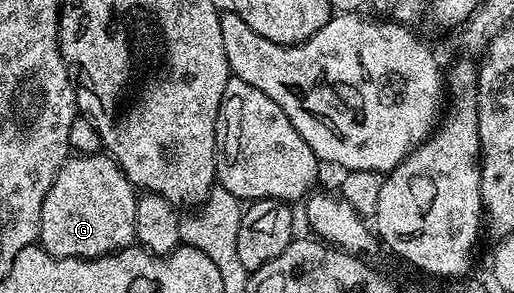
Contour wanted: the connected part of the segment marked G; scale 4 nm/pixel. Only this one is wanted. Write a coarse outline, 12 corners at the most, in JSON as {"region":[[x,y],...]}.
{"region":[[111,155],[64,160],[39,246],[97,259],[136,243],[137,188]]}

